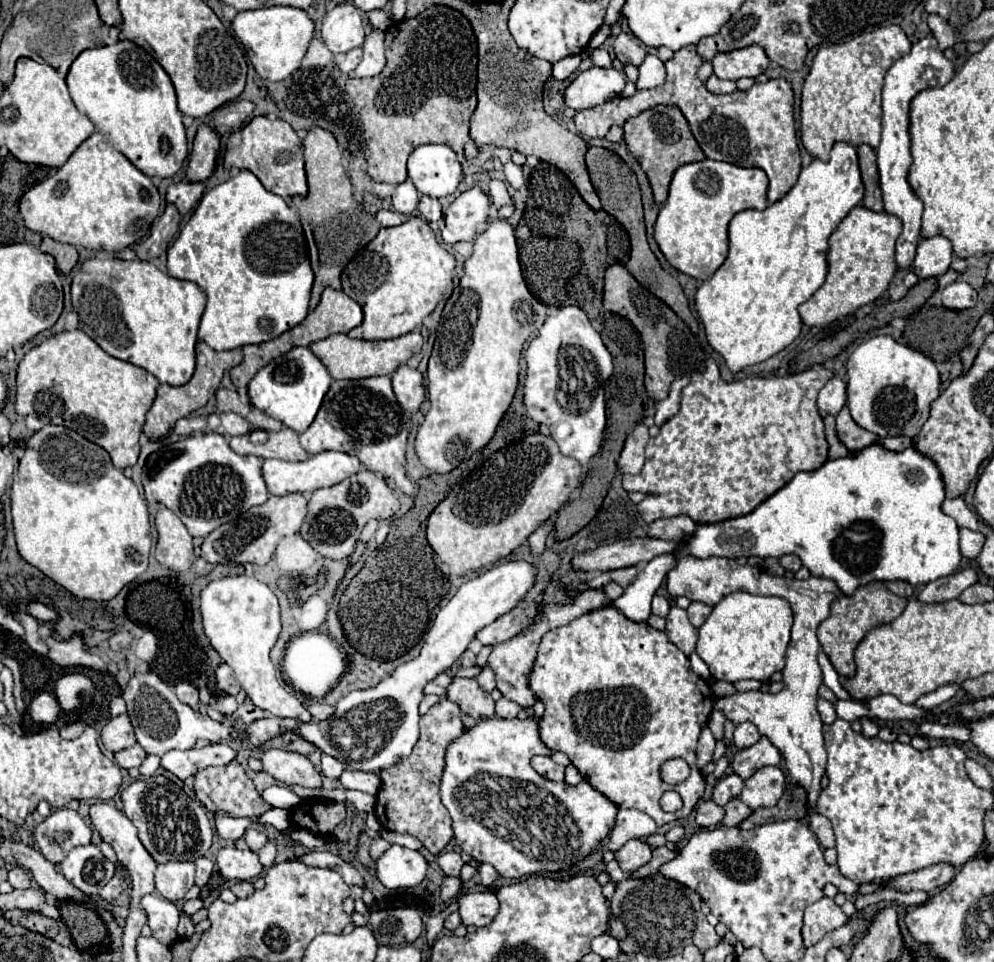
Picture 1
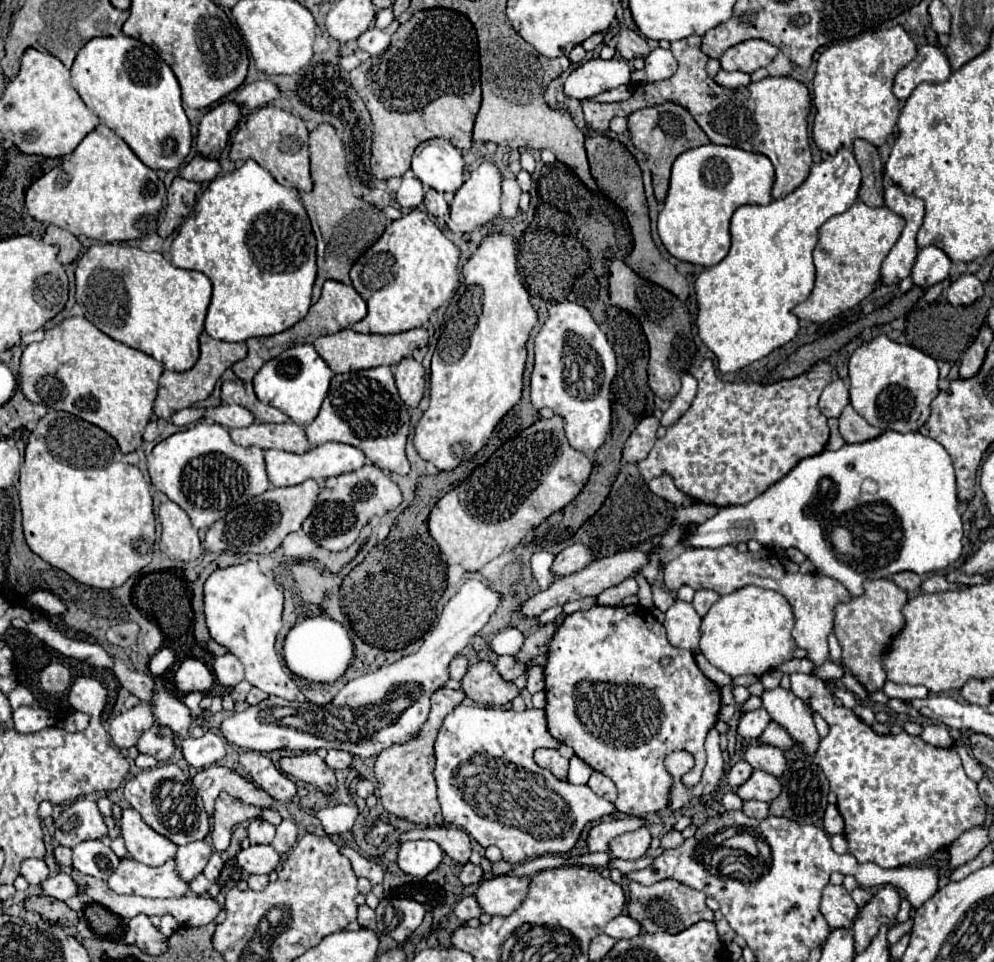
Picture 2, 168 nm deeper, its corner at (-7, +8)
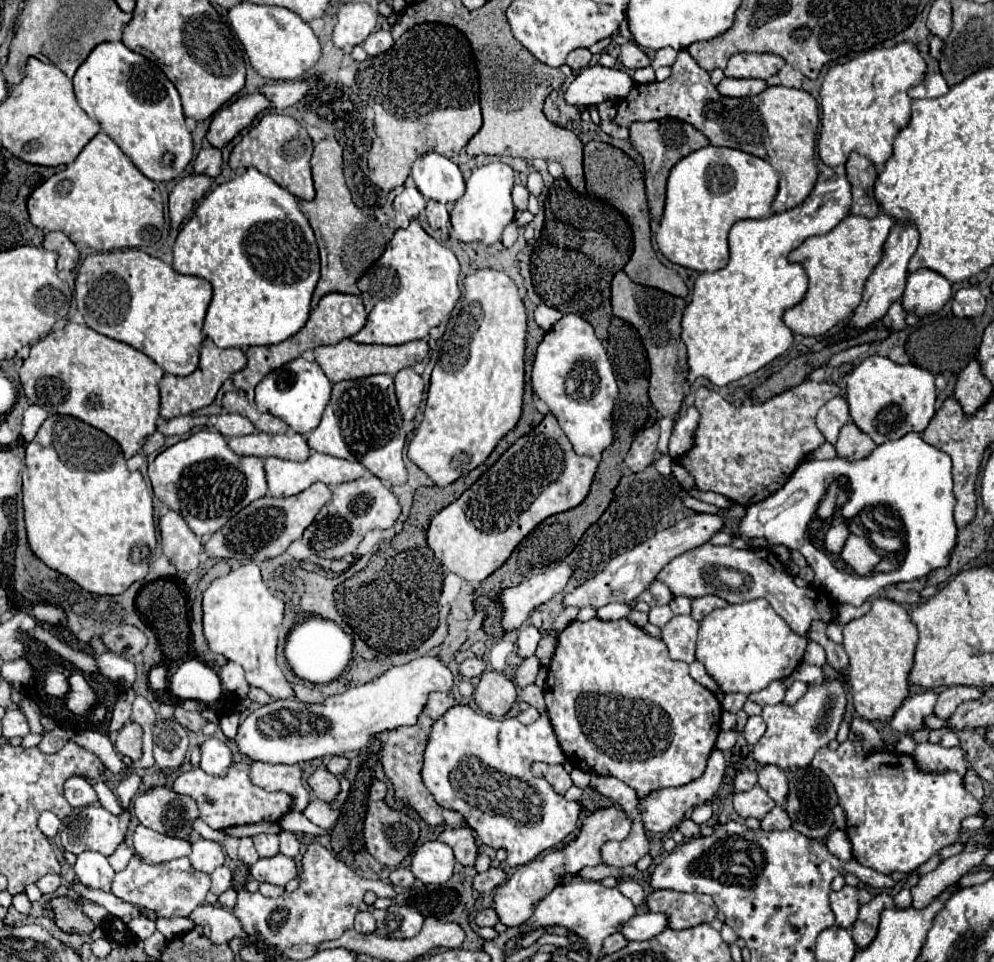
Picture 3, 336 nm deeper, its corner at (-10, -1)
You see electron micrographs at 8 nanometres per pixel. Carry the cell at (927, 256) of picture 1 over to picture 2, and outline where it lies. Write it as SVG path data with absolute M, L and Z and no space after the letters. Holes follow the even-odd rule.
M926 246L926 248L918 250L916 264L912 268L914 286L920 286L922 290L926 290L926 288L946 280L950 274L950 266L952 266L952 262L940 248Z

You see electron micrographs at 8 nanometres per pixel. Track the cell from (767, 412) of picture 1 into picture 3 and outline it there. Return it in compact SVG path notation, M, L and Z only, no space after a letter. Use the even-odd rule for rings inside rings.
M805 381L781 395L775 395L773 399L769 399L761 405L737 407L737 405L731 405L729 401L725 401L719 393L715 393L707 387L699 387L697 395L695 395L695 407L697 407L701 419L699 419L699 427L695 431L695 441L693 441L693 447L689 449L689 453L685 453L683 457L677 457L675 461L693 477L695 487L699 491L719 493L735 505L759 503L759 501L767 499L769 495L773 495L775 491L779 491L785 485L785 481L789 479L789 475L809 457L809 453L825 443L825 437L821 435L821 431L815 425L815 415L821 409L821 405L825 405L829 399L833 399L837 395L839 395L839 387L835 383Z

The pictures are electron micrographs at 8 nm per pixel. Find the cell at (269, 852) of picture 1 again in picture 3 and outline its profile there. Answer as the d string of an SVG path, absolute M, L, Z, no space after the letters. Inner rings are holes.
M281 831L279 833L279 839L281 839L281 853L287 855L287 857L297 857L299 855L299 849L301 849L301 843L297 841L297 837L289 831Z

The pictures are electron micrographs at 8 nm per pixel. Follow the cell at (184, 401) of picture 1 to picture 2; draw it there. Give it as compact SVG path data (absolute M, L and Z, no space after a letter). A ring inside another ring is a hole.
M202 332L200 336L200 358L198 362L186 370L186 372L172 372L172 370L164 370L162 376L160 376L160 382L158 382L158 393L156 400L154 400L154 412L158 418L164 418L164 420L170 420L170 416L182 408L188 408L192 406L194 402L200 402L200 400L206 400L218 378L224 374L226 368L230 368L234 362L246 358L246 346L244 344L238 344L238 342L222 342L222 340L214 340L210 338L206 332Z

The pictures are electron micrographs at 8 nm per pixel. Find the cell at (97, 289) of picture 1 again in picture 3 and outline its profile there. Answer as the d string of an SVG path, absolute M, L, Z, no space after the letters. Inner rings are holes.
M139 249L91 253L79 265L75 279L77 309L93 331L135 347L163 371L179 377L191 375L199 365L199 349L205 339L203 319L211 293L209 281L181 275Z

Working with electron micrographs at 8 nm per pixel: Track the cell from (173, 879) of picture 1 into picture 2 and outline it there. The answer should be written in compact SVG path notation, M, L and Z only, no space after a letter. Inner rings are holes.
M206 840L180 846L176 854L176 862L178 862L178 872L182 874L182 878L186 882L192 882L204 870L210 854L212 854L212 848Z

